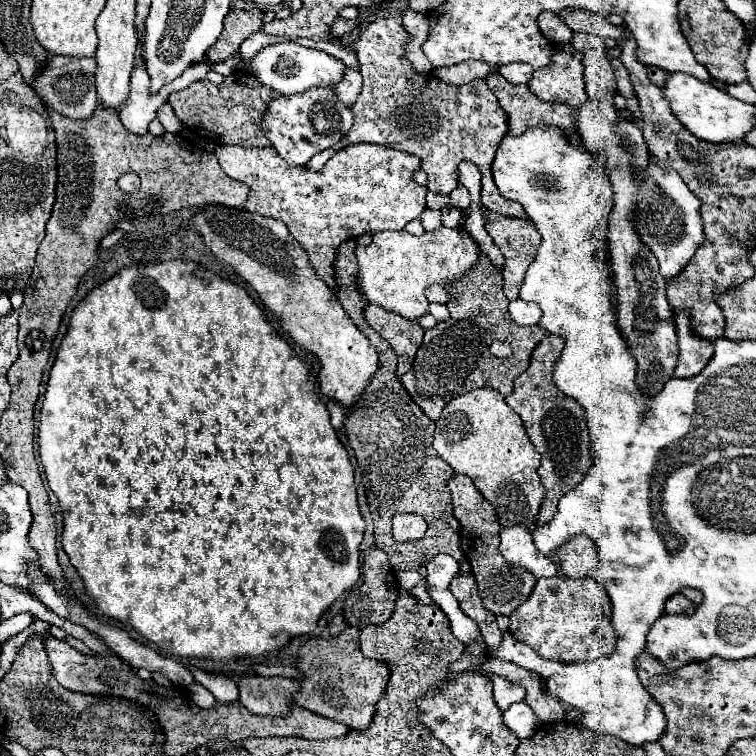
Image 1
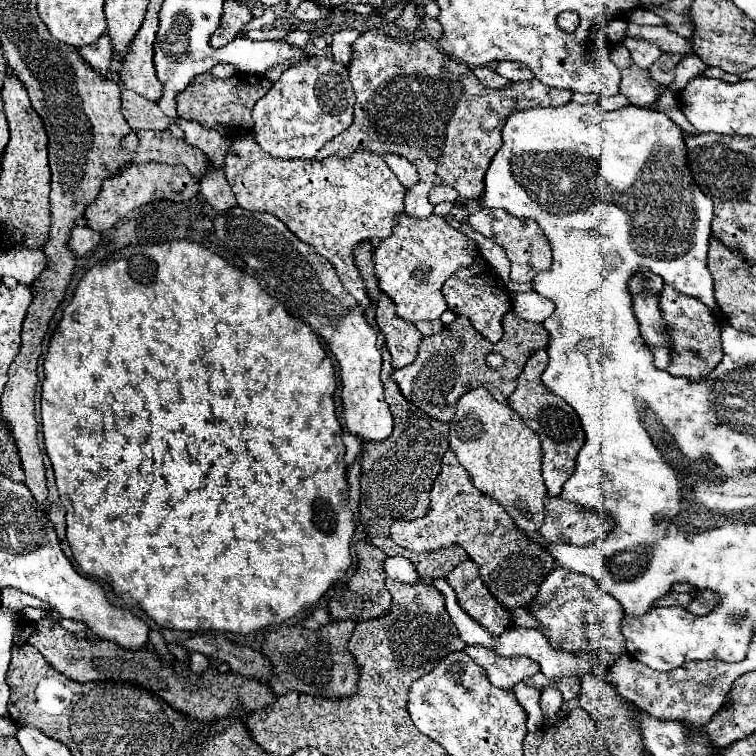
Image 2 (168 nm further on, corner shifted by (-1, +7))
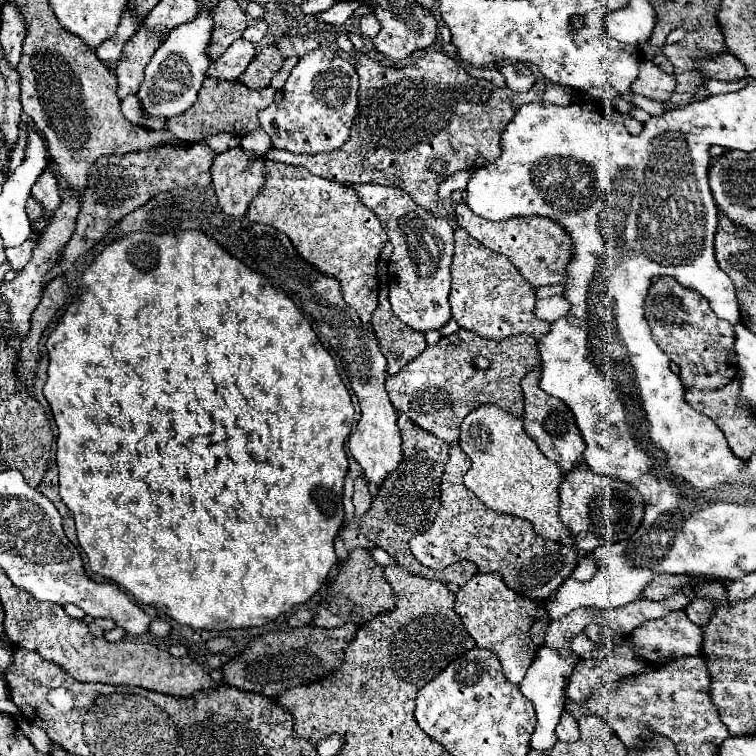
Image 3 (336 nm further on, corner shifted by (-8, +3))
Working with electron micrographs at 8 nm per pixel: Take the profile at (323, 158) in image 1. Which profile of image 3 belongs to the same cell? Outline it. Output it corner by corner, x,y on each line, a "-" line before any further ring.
341,34
337,38
338,46
354,55
356,59
356,71
360,77
360,89
358,89
358,113
354,117
350,137
348,141
330,153
316,153
316,155
292,155
284,149
272,149
266,159
274,163
286,163
286,165
302,165
310,173
344,181
344,183
370,183
370,185
388,185
388,187
400,187
404,189
414,203
434,209
438,205
438,185
452,173
462,169
478,169
488,163
492,163
500,155
500,135
506,127
506,123
514,117
516,109
528,101
538,103
556,103
556,105
568,105
572,103
572,89
564,85
544,87
552,83
536,81
538,87
534,87
528,93
516,93
508,87
496,87
486,79
474,79
466,73
466,69
460,65
460,61
448,57
440,51
430,51
416,59
410,67
404,69
388,69
382,67
378,61
356,53
354,46
347,34

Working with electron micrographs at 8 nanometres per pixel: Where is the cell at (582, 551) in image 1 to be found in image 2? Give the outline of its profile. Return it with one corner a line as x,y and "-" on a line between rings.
561,497
545,501
545,521
539,533
547,543
569,543
587,547
613,529
613,519
605,513
593,513
593,509
577,509

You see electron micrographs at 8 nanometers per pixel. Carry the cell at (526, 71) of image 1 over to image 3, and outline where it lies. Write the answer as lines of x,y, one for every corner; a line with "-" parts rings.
510,63
504,65
500,71
506,77
506,87
510,87
512,91
528,91
536,83
530,67
524,63

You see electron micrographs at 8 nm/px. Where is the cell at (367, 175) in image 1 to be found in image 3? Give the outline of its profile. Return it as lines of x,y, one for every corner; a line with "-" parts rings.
268,161
268,181
248,207
252,223
272,225
282,231
300,257
328,277
336,277
344,301
368,323
378,305
378,255
388,237
376,215
360,203
348,183
328,181
304,167

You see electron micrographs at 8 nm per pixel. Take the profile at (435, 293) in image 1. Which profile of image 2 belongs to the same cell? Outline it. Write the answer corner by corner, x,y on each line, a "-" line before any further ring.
479,259
475,265
453,273
453,277
449,277
445,281
441,293
443,293
449,309
453,309
457,315
469,317
473,327
481,335
485,335
491,343
497,343
501,339
501,335
503,335
501,319
511,309
511,297
509,297
509,291
505,289
505,283
499,277
499,273
485,259

